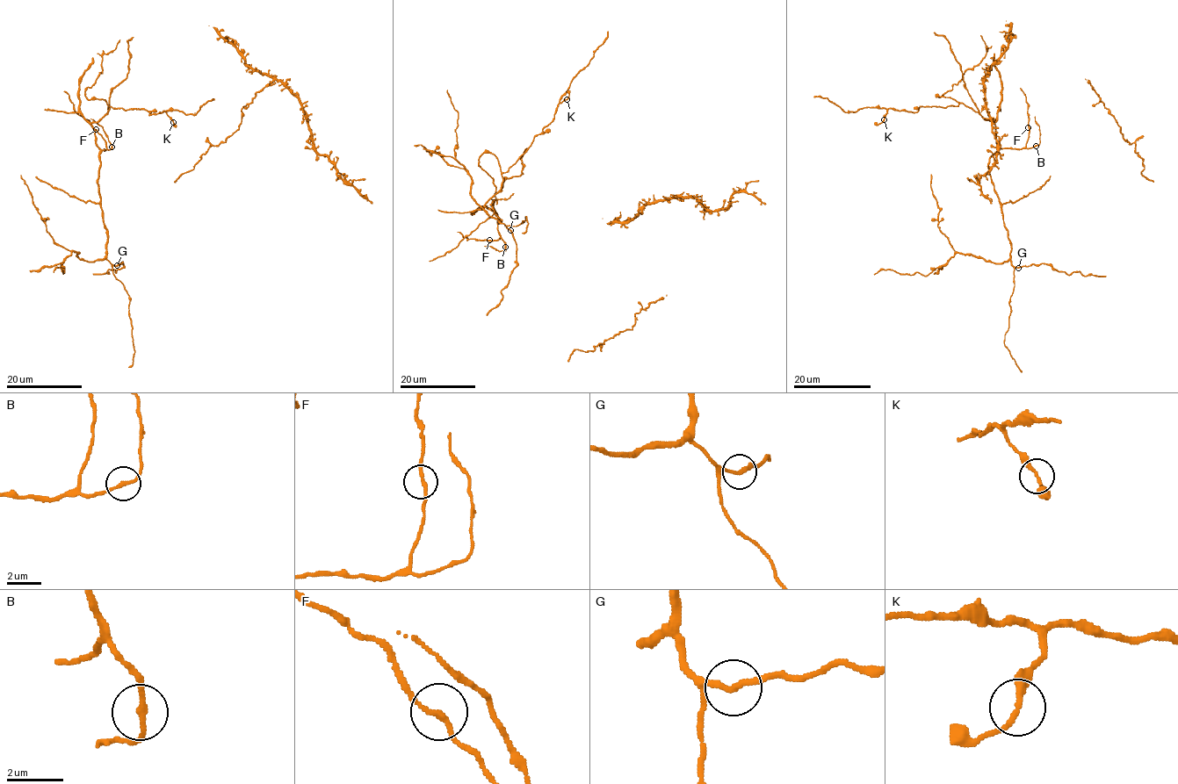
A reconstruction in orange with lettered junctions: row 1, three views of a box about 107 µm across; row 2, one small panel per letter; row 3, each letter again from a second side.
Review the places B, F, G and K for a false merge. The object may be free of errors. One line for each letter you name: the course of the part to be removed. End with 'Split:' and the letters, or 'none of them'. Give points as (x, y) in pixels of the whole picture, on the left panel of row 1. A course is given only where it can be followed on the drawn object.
Split: none of them

